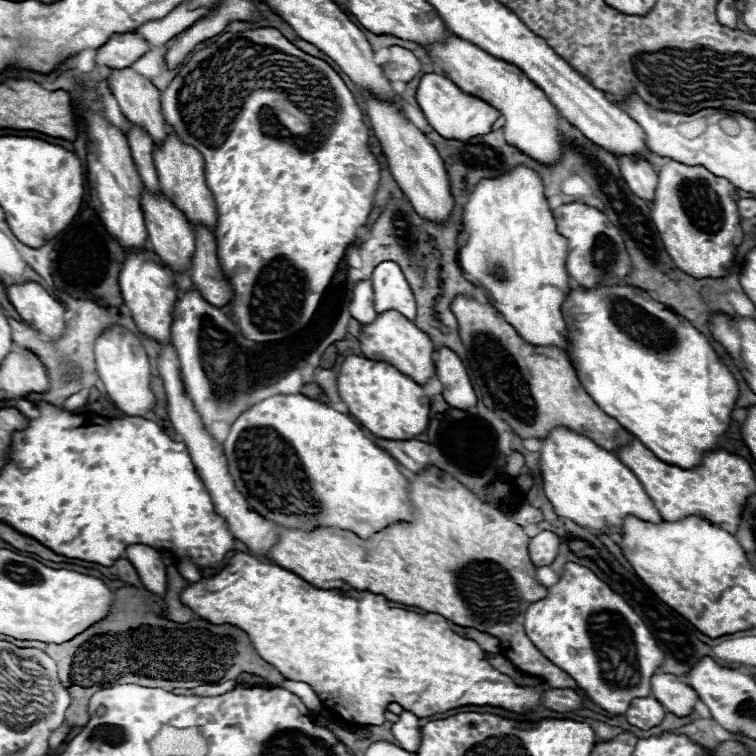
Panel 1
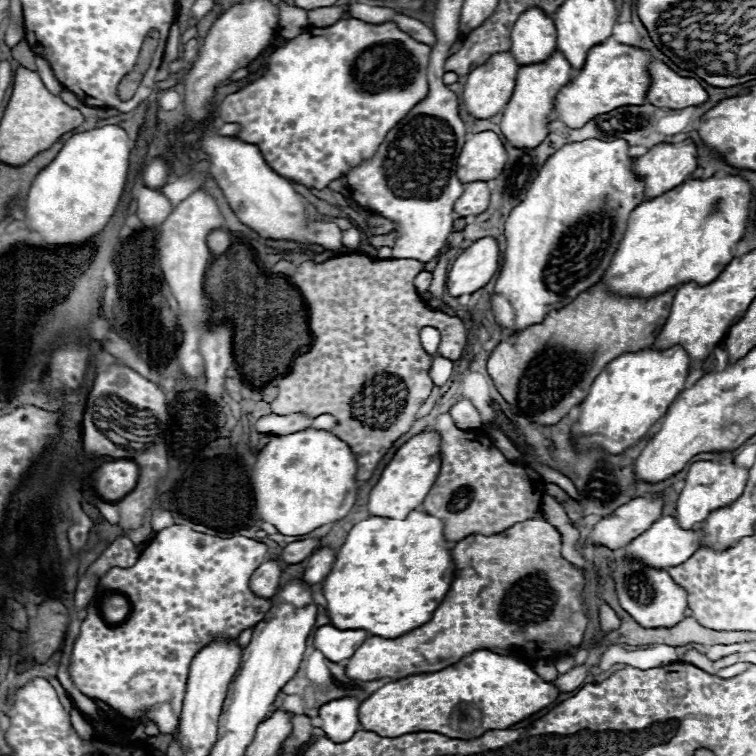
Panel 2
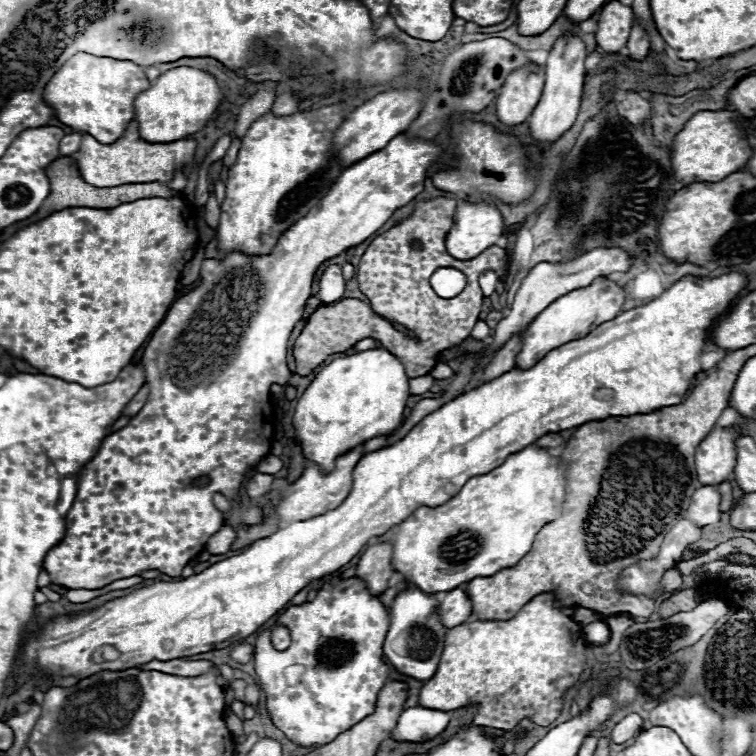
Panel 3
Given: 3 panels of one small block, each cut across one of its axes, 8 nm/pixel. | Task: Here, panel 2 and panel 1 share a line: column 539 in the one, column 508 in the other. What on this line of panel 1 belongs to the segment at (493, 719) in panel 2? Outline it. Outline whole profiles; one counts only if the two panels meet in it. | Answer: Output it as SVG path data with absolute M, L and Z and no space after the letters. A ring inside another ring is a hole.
M244 552L236 554L218 574L190 584L180 598L208 622L242 628L266 662L274 664L288 680L310 684L324 706L330 706L348 722L380 726L390 702L398 702L418 718L470 704L528 714L540 706L540 696L550 688L546 680L540 680L538 686L516 684L508 674L498 672L488 662L486 652L474 640L452 632L448 620L440 614L420 616L402 608L388 608L386 598L372 592L320 590L298 574L276 564L262 564Z

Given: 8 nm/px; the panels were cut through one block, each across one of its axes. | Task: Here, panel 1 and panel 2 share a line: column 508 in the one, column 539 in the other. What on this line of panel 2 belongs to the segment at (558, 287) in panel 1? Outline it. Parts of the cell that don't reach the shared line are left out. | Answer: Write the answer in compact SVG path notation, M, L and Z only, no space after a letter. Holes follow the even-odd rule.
M584 140L562 146L554 152L534 178L526 198L510 212L506 220L506 250L502 260L500 276L494 284L494 296L490 310L494 320L502 326L506 334L522 332L534 324L540 324L546 314L564 308L578 294L600 282L614 246L622 240L622 230L626 230L626 218L630 210L638 206L644 198L642 182L632 174L632 158L628 156L626 140Z

